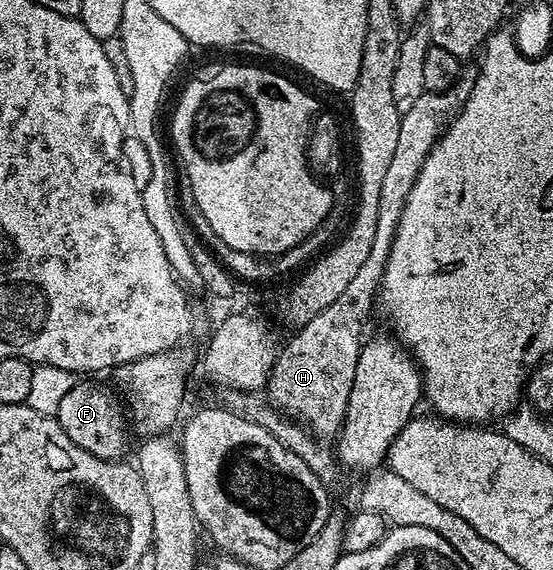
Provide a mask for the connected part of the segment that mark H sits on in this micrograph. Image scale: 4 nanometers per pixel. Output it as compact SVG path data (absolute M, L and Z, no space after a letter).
M472 61L466 64L459 70L454 84L446 91L423 92L411 110L402 114L395 154L387 174L384 175L383 190L380 191L376 237L368 257L364 259L364 267L356 271L352 283L348 283L344 295L340 295L336 303L324 307L324 311L320 311L316 319L301 326L295 332L298 334L287 345L285 342L279 348L278 358L274 360L270 377L266 380L265 400L291 421L301 423L319 439L337 438L338 431L342 428L342 420L346 418L348 395L352 391L352 379L356 379L356 363L364 344L362 328L366 325L370 307L376 303L403 203L423 165L423 160L442 136L446 126L467 102L478 78L478 65Z

